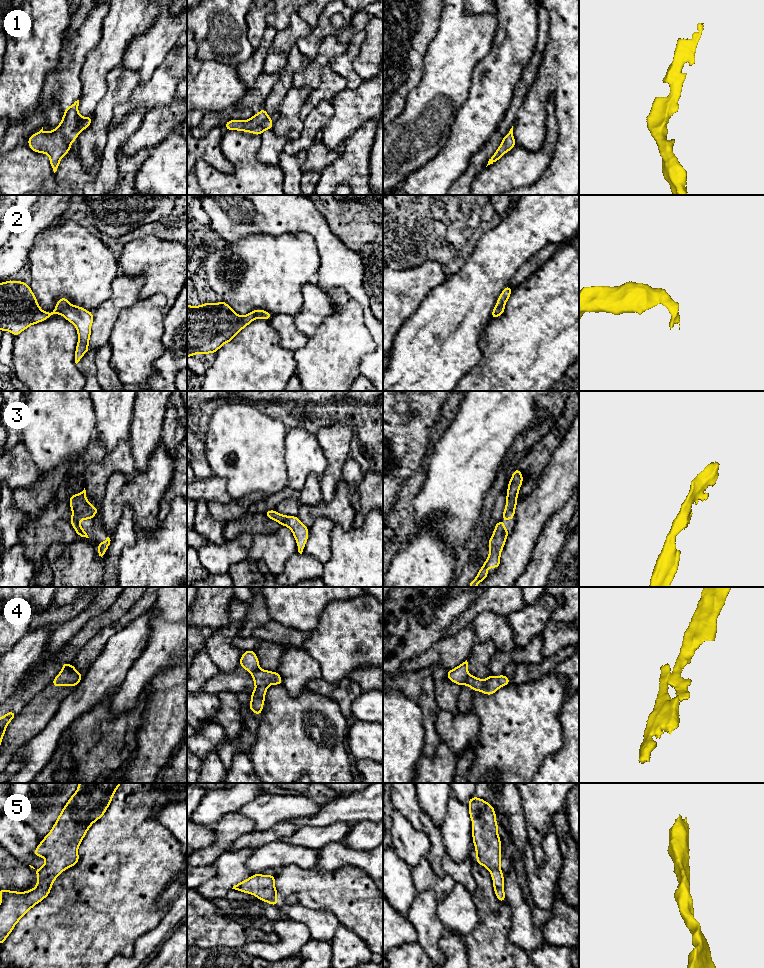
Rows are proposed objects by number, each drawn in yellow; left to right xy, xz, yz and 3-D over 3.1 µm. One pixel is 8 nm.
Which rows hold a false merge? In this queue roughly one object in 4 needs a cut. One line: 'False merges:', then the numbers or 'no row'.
False merges: 4

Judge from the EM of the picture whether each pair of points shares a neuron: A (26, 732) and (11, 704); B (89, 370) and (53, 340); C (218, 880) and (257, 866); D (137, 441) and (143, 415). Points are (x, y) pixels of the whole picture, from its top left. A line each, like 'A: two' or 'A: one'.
A: two
B: two
C: two
D: one

